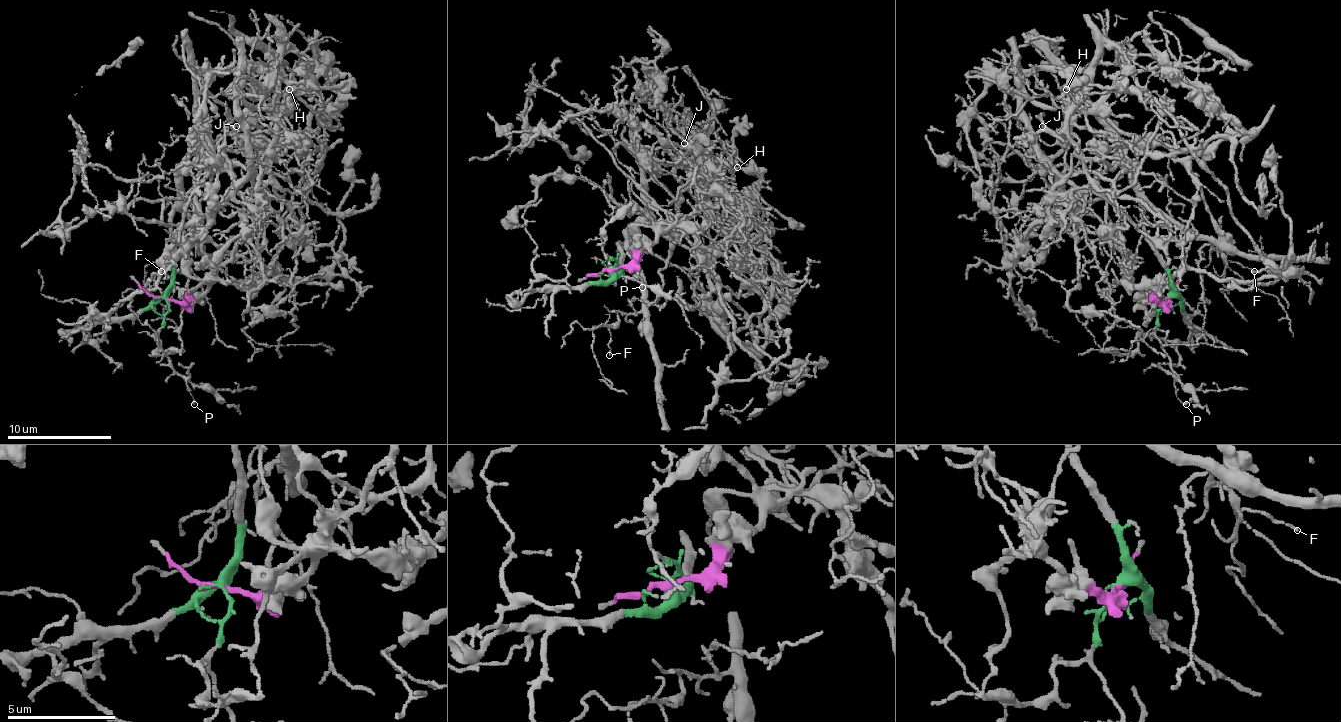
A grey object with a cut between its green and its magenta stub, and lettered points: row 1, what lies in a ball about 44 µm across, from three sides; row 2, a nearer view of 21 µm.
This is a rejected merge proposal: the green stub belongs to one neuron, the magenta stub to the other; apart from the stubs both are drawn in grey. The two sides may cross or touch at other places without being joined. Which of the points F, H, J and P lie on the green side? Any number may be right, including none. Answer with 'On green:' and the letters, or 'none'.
On green: F, P

